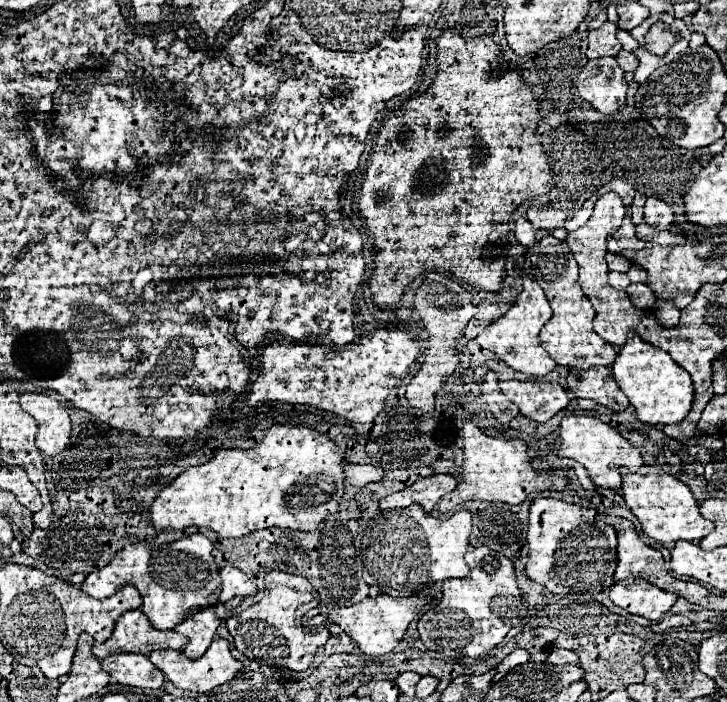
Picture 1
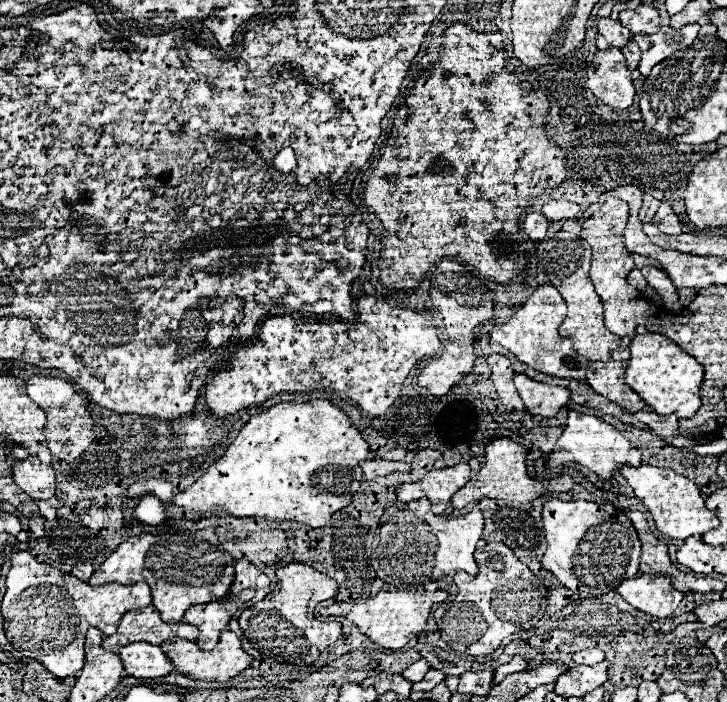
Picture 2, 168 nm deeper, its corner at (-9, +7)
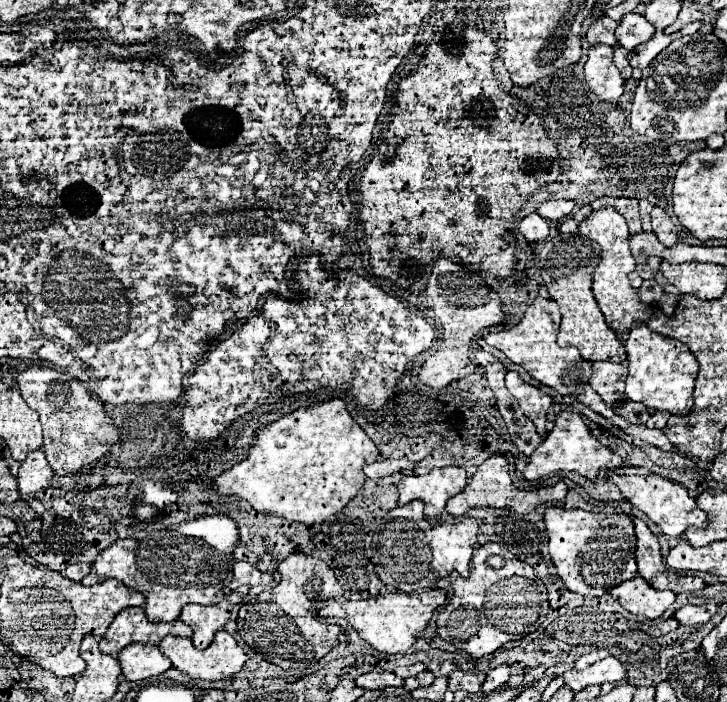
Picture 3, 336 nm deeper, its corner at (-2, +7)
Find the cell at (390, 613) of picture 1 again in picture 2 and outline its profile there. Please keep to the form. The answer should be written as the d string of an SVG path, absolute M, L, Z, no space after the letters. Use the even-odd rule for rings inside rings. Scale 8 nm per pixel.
M437 590L437 592L379 592L373 598L367 598L365 602L351 604L351 610L347 612L347 618L377 646L385 650L399 650L403 648L409 640L413 640L419 632L423 632L429 612L433 604L443 602L447 598L447 592Z

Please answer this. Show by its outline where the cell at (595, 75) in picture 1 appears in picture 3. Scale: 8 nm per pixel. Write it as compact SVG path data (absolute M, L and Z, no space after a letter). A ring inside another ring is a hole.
M590 46L584 64L584 76L590 90L606 102L618 102L624 92L624 78L612 62L610 46Z

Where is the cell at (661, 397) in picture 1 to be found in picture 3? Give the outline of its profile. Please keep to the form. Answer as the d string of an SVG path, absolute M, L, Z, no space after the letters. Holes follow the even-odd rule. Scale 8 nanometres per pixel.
M638 322L624 342L628 354L628 376L626 376L626 398L642 402L652 410L666 410L674 416L686 416L692 406L692 390L698 374L698 362L692 352L672 338L654 334L644 322Z

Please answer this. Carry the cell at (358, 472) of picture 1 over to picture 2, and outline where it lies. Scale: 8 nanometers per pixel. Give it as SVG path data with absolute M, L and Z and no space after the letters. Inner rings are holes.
M365 460L361 464L361 468L365 472L365 480L373 480L377 476L387 476L395 471L409 472L411 470L411 464L390 460Z

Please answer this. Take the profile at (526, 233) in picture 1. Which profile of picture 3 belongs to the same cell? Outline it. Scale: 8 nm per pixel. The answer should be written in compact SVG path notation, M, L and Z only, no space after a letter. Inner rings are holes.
M536 212L534 214L528 214L522 222L520 222L520 232L522 236L528 240L528 242L538 242L538 240L544 240L548 236L548 228L550 224L540 218Z

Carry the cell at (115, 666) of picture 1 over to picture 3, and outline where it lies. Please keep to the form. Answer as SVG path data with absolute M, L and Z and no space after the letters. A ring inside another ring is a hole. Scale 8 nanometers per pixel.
M132 644L118 652L118 662L126 680L146 680L166 672L172 664L154 644Z

